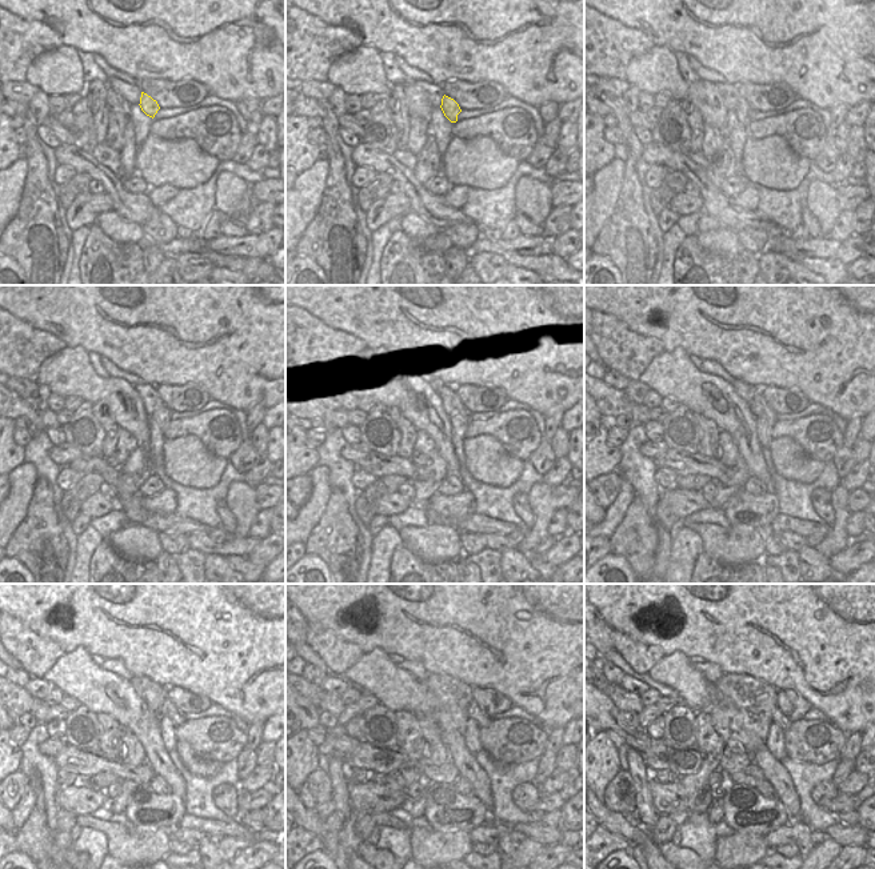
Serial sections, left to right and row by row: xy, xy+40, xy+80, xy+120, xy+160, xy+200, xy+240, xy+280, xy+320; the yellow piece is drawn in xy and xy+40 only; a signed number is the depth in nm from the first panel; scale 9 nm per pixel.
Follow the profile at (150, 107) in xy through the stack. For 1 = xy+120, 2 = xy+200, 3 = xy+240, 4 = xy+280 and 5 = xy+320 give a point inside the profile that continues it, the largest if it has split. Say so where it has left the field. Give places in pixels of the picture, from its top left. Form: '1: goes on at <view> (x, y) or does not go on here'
1: goes on at xy+120 (152, 401)
2: goes on at xy+200 (759, 408)
3: goes on at xy+240 (168, 708)
4: goes on at xy+280 (474, 712)
5: goes on at xy+320 (778, 717)

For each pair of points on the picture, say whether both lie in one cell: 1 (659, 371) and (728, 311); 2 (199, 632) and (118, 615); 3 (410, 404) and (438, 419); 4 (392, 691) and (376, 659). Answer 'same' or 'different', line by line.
1: different
2: same
3: same
4: same

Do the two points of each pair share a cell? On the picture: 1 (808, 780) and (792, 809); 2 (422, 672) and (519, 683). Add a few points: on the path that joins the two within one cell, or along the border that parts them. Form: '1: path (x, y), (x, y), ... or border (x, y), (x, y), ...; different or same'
1: border (787, 769), (800, 805), (799, 813), (794, 819); different
2: border (404, 659), (419, 661), (431, 673); different

